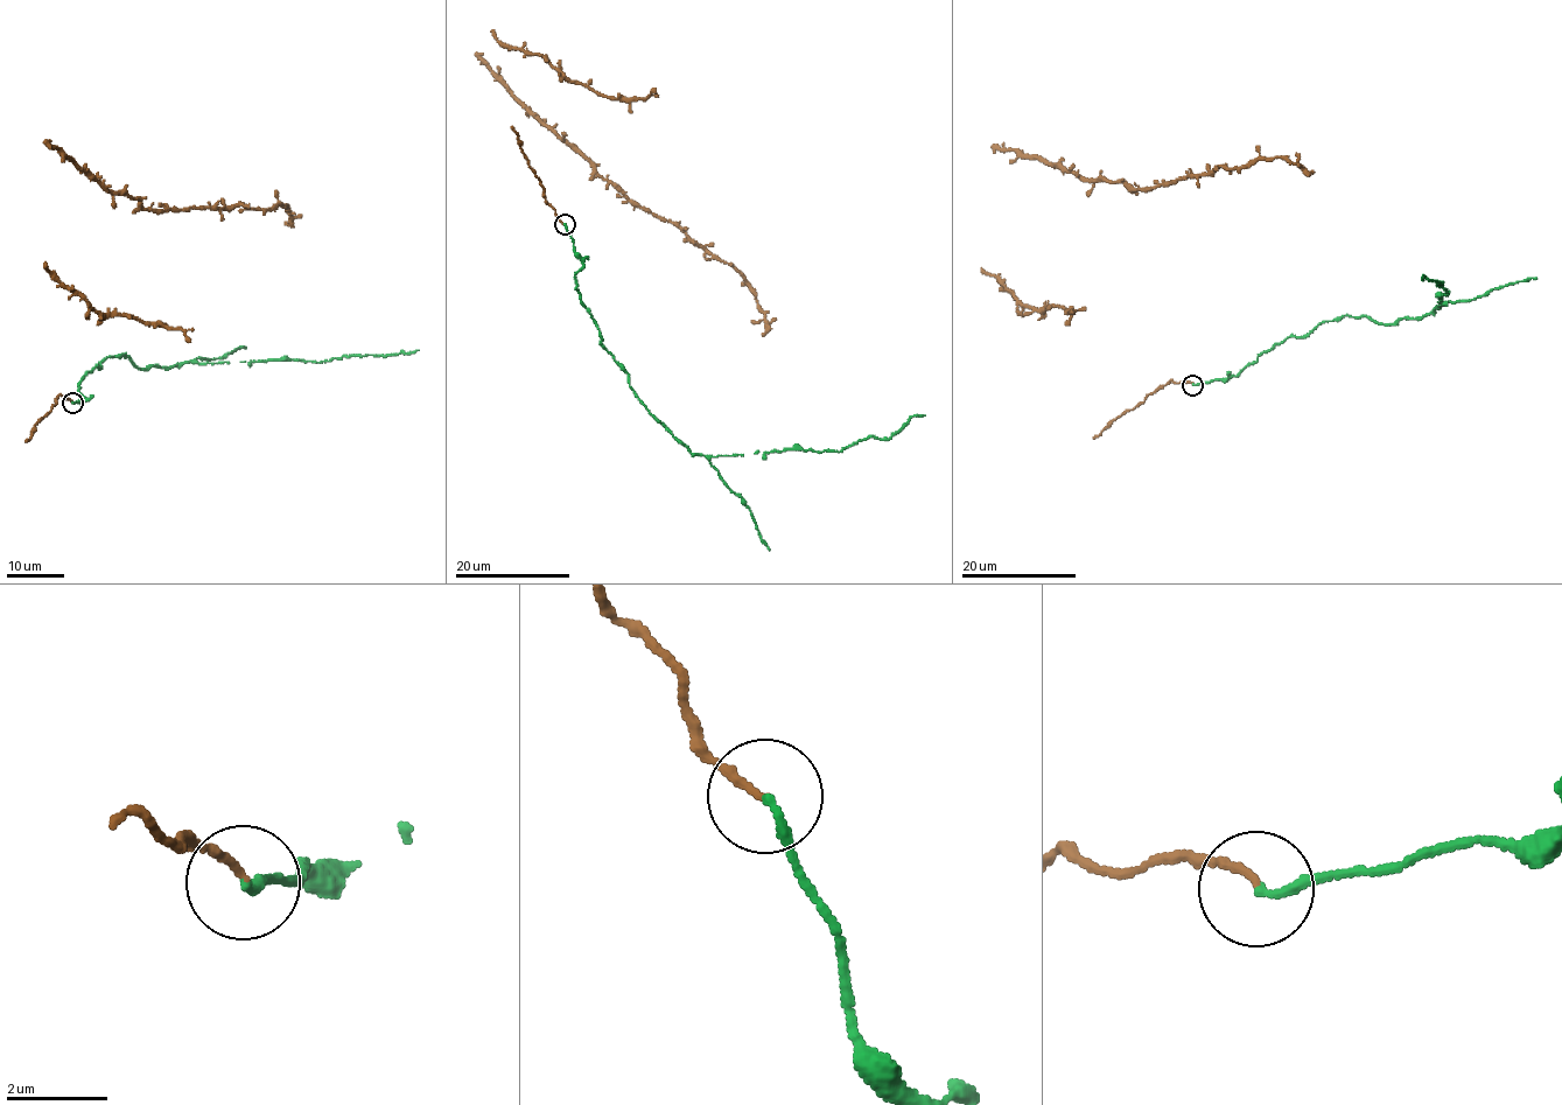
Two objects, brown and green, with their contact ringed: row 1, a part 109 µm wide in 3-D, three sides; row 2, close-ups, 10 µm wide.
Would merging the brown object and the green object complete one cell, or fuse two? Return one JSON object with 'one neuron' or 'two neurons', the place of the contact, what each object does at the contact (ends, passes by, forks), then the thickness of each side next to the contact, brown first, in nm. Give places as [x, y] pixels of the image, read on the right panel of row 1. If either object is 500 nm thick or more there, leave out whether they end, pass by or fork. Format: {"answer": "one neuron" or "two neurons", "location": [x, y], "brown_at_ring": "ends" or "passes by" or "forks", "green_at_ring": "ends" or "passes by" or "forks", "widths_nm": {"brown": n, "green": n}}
{"answer": "one neuron", "location": [1192, 385], "brown_at_ring": "ends", "green_at_ring": "ends", "widths_nm": {"brown": 160, "green": 170}}

